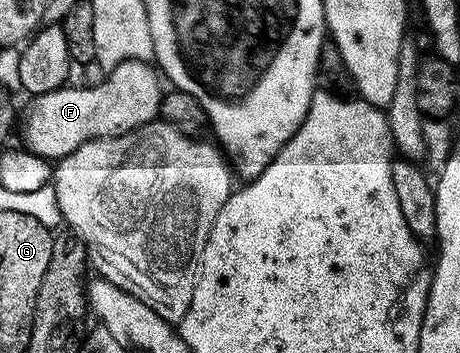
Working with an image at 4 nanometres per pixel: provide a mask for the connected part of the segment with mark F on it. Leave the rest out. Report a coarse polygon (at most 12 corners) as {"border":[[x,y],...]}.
{"border":[[127,60],[31,97],[23,147],[58,162],[160,116],[161,77]]}

